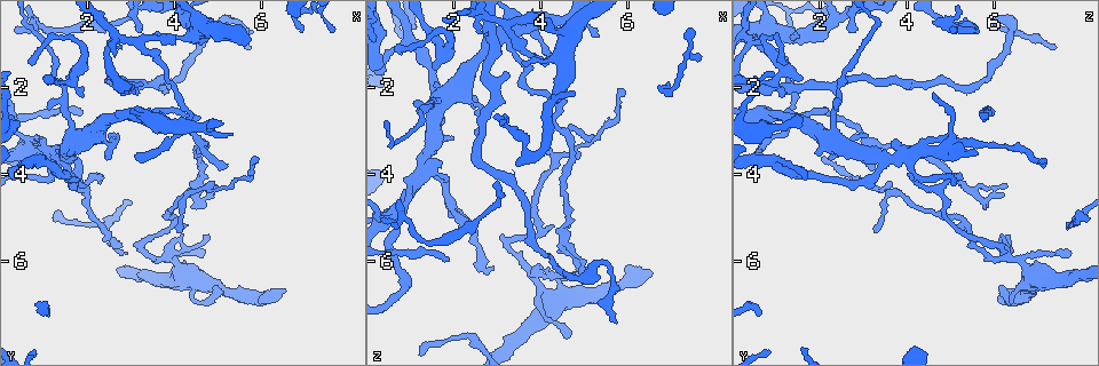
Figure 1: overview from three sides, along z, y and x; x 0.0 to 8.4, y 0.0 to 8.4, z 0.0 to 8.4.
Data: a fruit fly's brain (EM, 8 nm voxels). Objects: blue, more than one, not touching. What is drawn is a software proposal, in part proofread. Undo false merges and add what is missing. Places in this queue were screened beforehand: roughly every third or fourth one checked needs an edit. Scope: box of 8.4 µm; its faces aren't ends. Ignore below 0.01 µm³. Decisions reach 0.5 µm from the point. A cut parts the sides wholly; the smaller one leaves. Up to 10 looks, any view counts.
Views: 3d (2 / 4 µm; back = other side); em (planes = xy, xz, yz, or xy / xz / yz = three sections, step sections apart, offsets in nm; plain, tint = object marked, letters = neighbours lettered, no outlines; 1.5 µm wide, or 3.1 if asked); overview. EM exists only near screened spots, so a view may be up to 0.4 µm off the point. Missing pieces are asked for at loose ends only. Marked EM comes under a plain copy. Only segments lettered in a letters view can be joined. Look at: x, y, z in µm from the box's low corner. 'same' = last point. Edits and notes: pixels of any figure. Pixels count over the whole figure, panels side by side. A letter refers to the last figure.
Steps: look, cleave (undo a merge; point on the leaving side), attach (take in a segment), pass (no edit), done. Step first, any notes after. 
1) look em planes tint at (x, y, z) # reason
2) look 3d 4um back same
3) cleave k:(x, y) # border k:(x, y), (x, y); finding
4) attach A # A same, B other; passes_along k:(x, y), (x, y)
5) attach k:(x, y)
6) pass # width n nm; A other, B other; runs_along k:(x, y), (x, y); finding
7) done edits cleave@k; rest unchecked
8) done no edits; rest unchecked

look 3d 2um at (3.20, 2.65, 0.85) # sharp bend

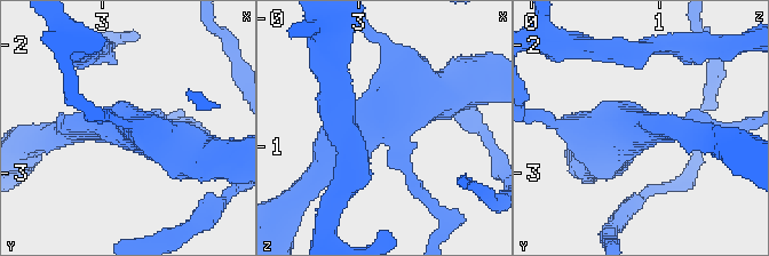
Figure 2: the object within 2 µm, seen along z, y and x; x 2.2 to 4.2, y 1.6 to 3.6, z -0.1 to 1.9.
look em planes letters at (3.20, 2.68, 0.88) # arms 4; shape alone is not enough

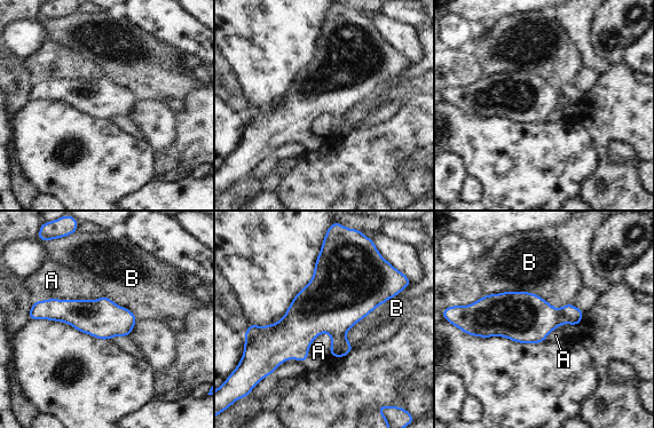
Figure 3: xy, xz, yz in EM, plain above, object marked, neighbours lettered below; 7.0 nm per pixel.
pass # A other, B other; border 3:(328, 331), (312, 342), (307, 361); one neuron here

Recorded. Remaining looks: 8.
look 3d 4um at (4.90, 4.40, 6.15) # free end

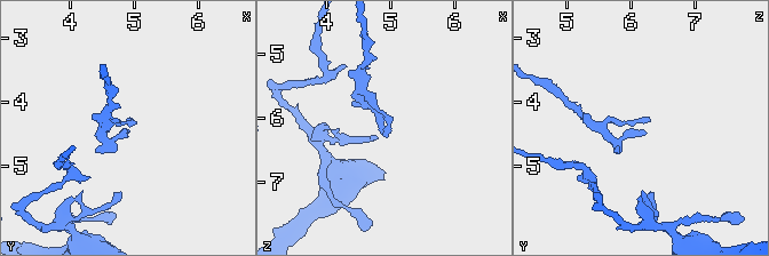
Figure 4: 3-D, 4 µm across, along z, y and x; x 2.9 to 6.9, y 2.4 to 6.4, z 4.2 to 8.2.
look em yz step 4 letters at (4.90, 4.30, 6.25)

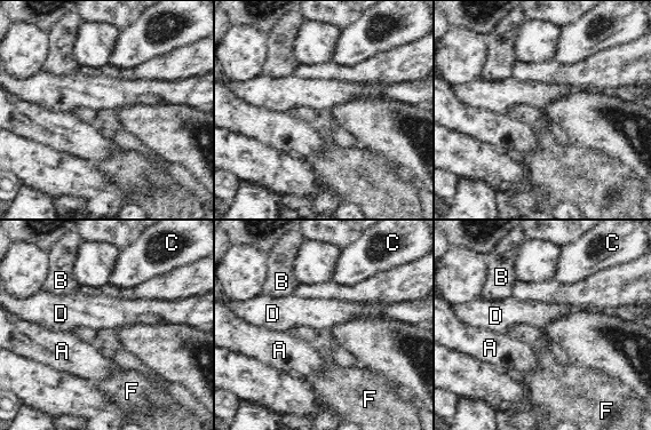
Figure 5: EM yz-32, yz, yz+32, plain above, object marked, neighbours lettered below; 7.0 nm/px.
look em planes letters same

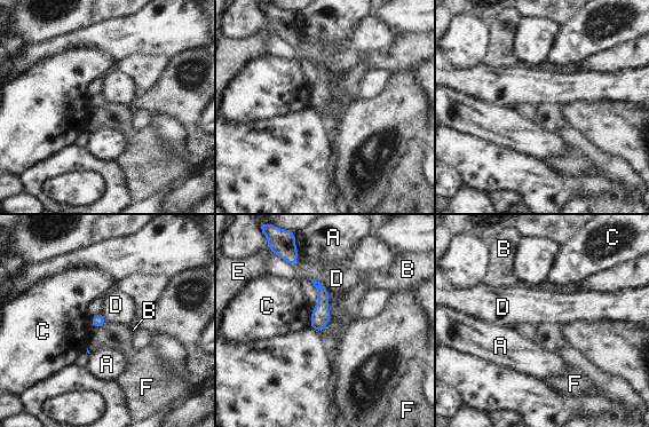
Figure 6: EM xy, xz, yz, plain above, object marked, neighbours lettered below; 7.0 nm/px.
pass # width 90 nm; A other, B other, C other, D other, E other, F other; border 6:(107, 323), (93, 327); none of them fits

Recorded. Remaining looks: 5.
look em planes letters at (6.55, 6.60, 6.20) # branch stops here

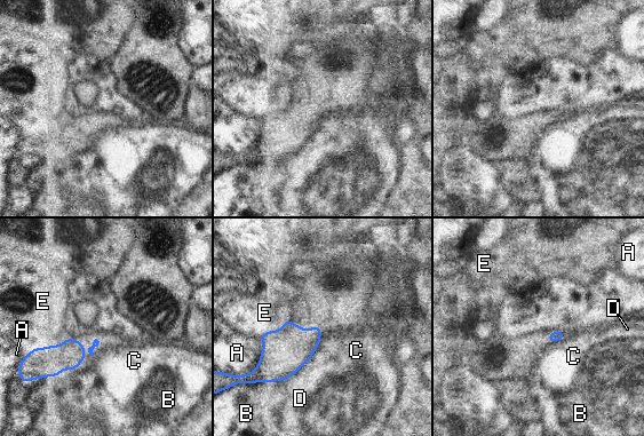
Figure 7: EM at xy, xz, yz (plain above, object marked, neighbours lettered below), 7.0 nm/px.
pass # A other, B other, C other, D other, E other; border 7:(320, 338), (319, 345), (310, 359); no lettered segment goes on from it

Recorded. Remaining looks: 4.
look 3d 2um at (1.00, 0.70, 5.10) # abrupt turn

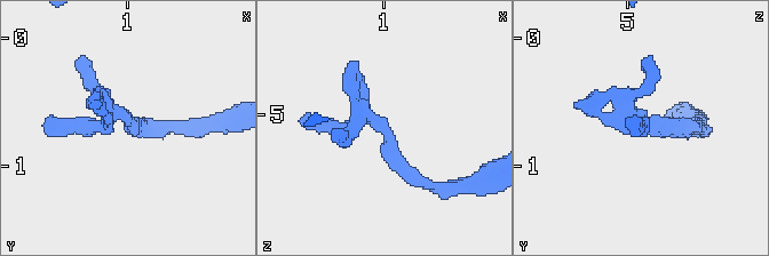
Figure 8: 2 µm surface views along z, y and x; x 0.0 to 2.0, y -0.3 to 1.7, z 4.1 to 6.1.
look em planes tint at (0.98, 0.64, 5.10) # shape alone is not enough

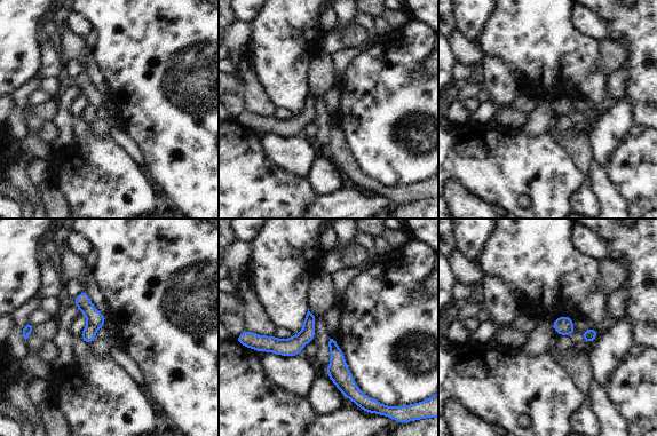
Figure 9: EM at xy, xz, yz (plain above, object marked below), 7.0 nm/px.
look em planes letters same # see the neighbours

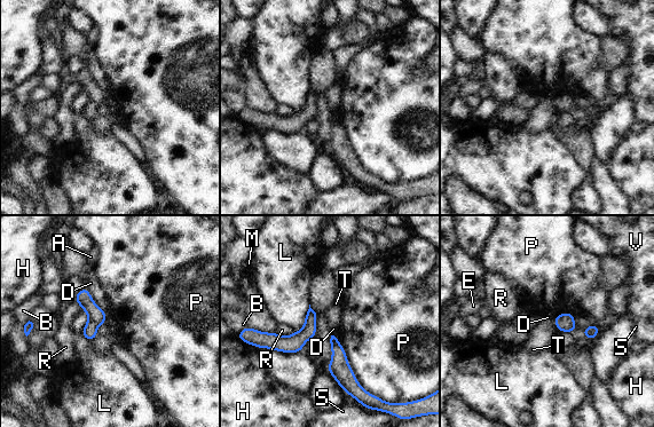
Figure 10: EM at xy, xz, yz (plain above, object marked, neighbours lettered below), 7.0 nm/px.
pass # A other, B other, D other, E other, H other, L other, M other, P other, R other, S other, T other, V other; border 10:(336, 338), (359, 384), (384, 401); continuous, no second neuron

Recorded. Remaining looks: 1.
done no edits; rest unchecked

